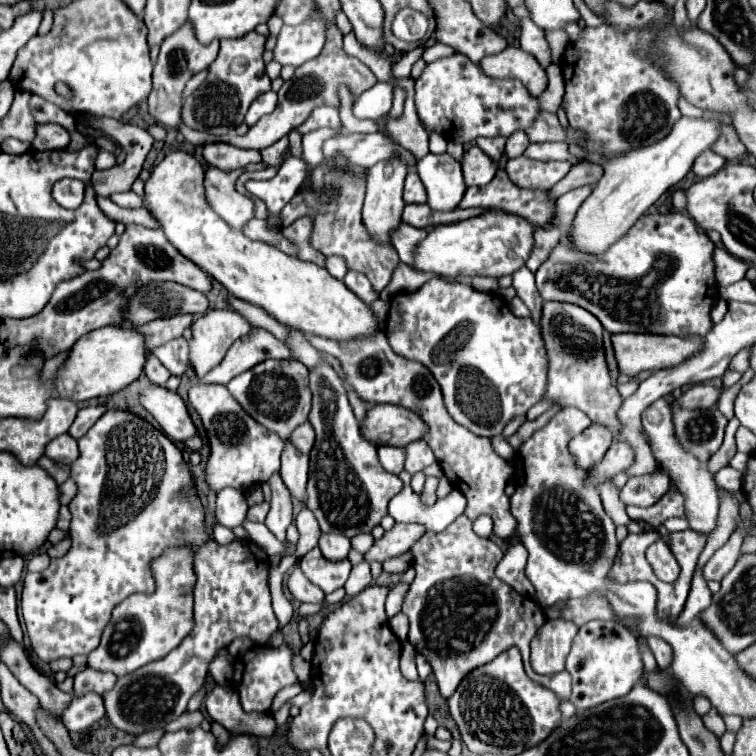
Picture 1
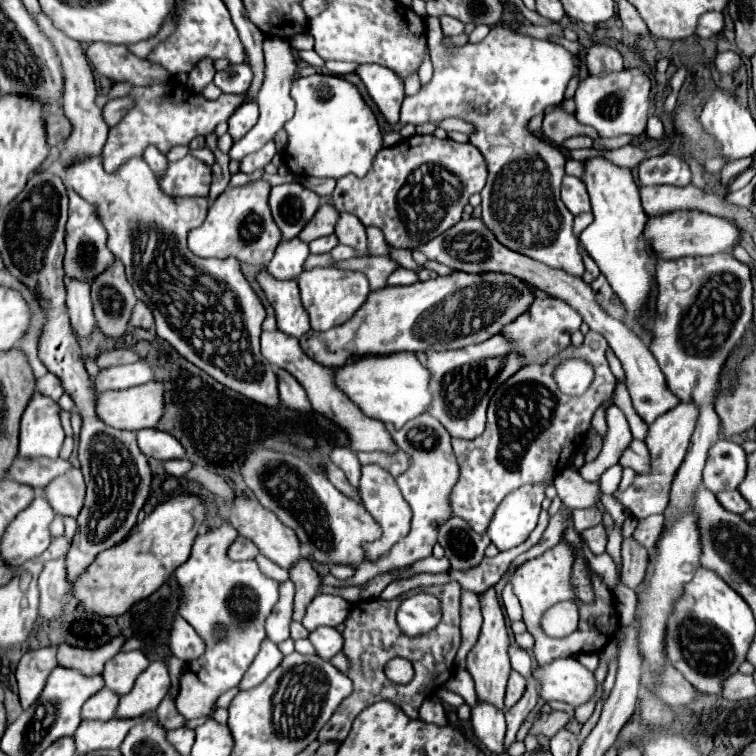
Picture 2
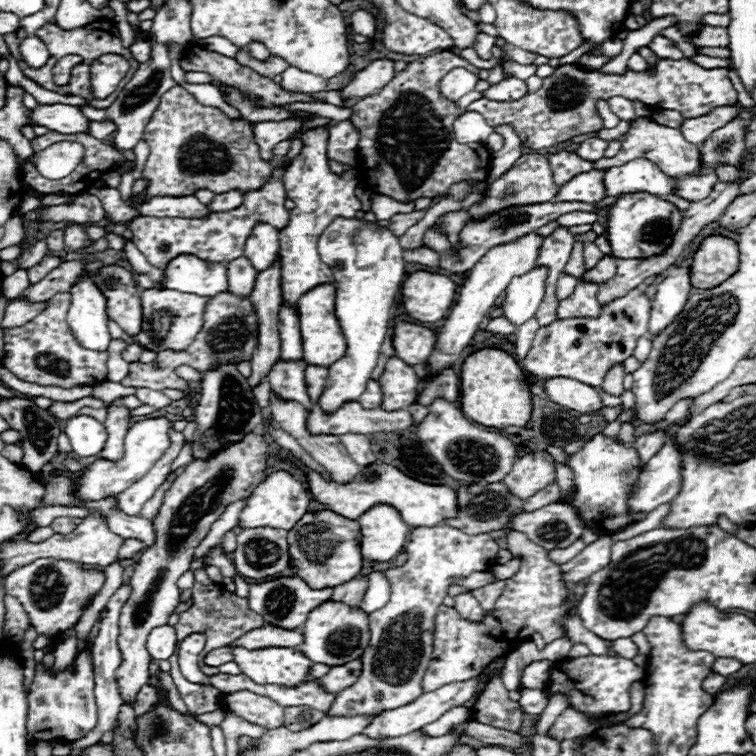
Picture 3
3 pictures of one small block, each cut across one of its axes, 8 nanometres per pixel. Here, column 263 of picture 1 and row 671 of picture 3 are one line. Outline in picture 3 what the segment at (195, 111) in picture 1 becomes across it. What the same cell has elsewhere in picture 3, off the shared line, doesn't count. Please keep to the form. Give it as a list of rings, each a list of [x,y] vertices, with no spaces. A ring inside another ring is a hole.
[[[84,648],[74,658],[74,662],[58,674],[46,670],[40,662],[36,666],[36,676],[30,684],[28,702],[28,746],[34,746],[36,742],[76,742],[84,738],[98,724],[98,708],[94,702],[92,652]]]

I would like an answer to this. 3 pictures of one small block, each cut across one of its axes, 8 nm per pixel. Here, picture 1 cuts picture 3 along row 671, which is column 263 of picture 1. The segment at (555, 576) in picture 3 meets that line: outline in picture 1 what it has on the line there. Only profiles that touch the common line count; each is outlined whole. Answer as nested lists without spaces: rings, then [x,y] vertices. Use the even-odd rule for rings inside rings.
[[[210,384],[210,386],[192,386],[188,392],[190,404],[200,414],[204,424],[208,442],[210,442],[210,456],[206,462],[206,484],[210,490],[220,492],[222,488],[236,488],[246,494],[256,484],[262,484],[272,474],[280,470],[280,456],[284,452],[284,442],[264,430],[256,420],[252,420],[240,404],[230,396],[226,386]]]

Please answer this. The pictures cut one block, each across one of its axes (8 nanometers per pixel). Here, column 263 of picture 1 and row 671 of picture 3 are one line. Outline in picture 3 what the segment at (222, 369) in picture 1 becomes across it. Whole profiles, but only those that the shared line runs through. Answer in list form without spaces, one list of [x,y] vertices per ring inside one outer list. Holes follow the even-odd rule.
[[[352,660],[348,664],[342,664],[340,668],[330,668],[330,672],[320,678],[320,686],[330,694],[340,694],[348,686],[356,684],[360,672],[362,672],[362,662]]]

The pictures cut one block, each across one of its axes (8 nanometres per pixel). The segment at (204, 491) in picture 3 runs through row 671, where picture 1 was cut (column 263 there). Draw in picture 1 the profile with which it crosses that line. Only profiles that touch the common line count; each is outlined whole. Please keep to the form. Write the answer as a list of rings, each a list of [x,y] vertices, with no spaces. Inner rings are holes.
[[[336,26],[328,28],[328,40],[326,40],[326,46],[324,50],[320,52],[318,58],[302,64],[300,68],[296,68],[296,74],[292,80],[284,82],[282,88],[278,90],[278,106],[272,114],[264,116],[256,126],[252,126],[244,136],[238,136],[238,134],[228,134],[220,140],[228,142],[228,144],[234,144],[238,148],[250,148],[250,150],[262,150],[262,148],[268,148],[270,144],[278,142],[282,136],[286,136],[290,130],[298,128],[306,116],[316,108],[316,106],[322,106],[322,104],[330,104],[330,106],[338,106],[338,86],[340,84],[346,84],[352,94],[358,98],[364,90],[372,88],[376,84],[376,78],[372,76],[372,72],[360,64],[360,60],[356,58],[350,58],[344,54],[342,50],[342,34]]]

